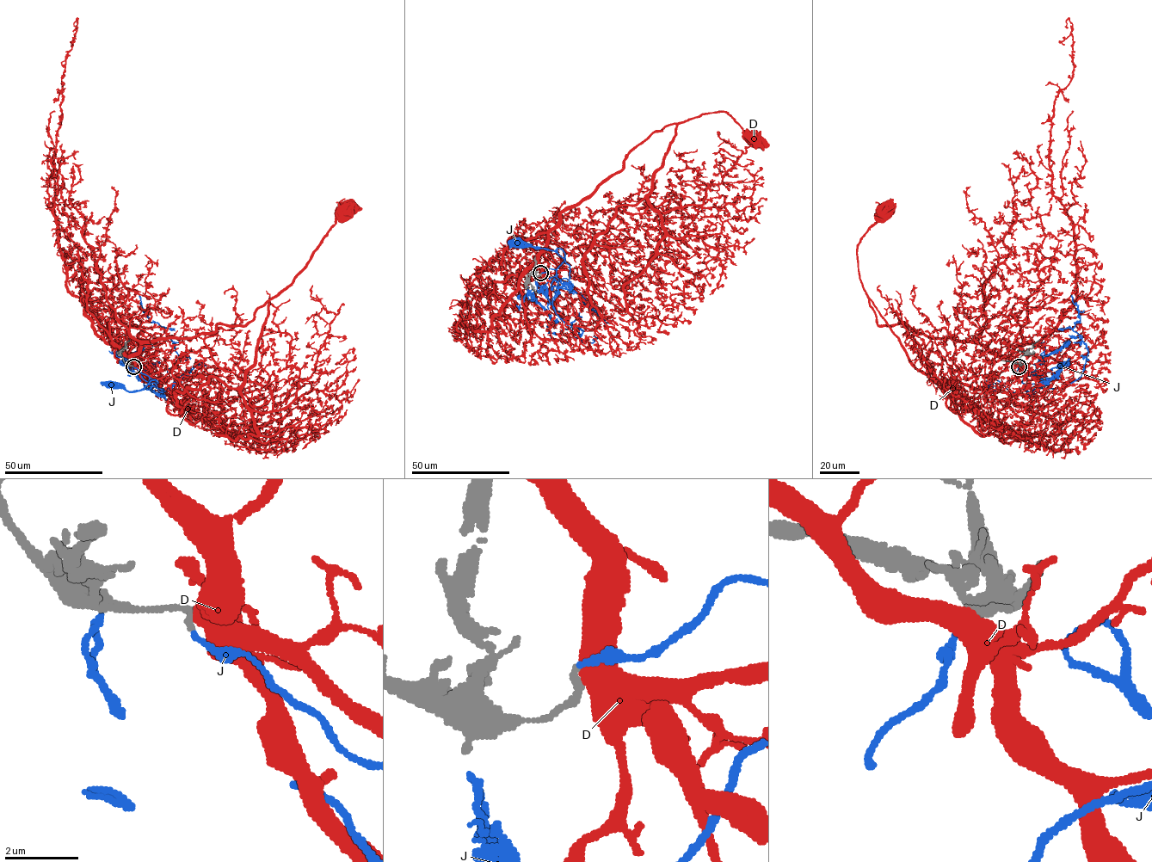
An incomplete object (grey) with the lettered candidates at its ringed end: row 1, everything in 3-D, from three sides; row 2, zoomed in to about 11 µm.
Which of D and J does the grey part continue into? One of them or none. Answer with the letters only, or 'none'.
J

